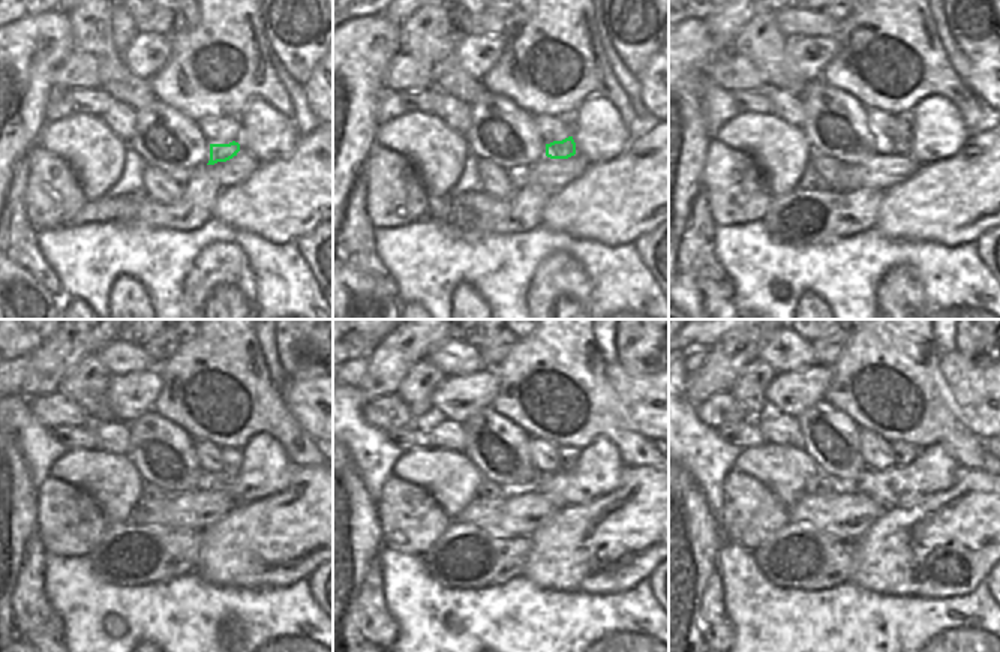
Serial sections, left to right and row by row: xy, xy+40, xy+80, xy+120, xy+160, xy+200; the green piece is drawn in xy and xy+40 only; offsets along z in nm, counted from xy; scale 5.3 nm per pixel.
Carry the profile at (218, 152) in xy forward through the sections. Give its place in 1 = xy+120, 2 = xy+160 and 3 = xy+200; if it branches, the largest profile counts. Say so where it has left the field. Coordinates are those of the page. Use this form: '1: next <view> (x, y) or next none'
1: next xy+120 (231, 457)
2: next xy+160 (568, 456)
3: next xy+200 (904, 453)

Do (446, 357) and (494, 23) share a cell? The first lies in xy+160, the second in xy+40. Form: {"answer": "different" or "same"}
{"answer": "same"}

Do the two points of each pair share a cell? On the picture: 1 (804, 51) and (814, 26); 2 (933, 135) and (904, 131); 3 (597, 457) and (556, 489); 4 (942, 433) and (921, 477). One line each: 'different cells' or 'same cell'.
1: different cells
2: different cells
3: same cell
4: different cells

